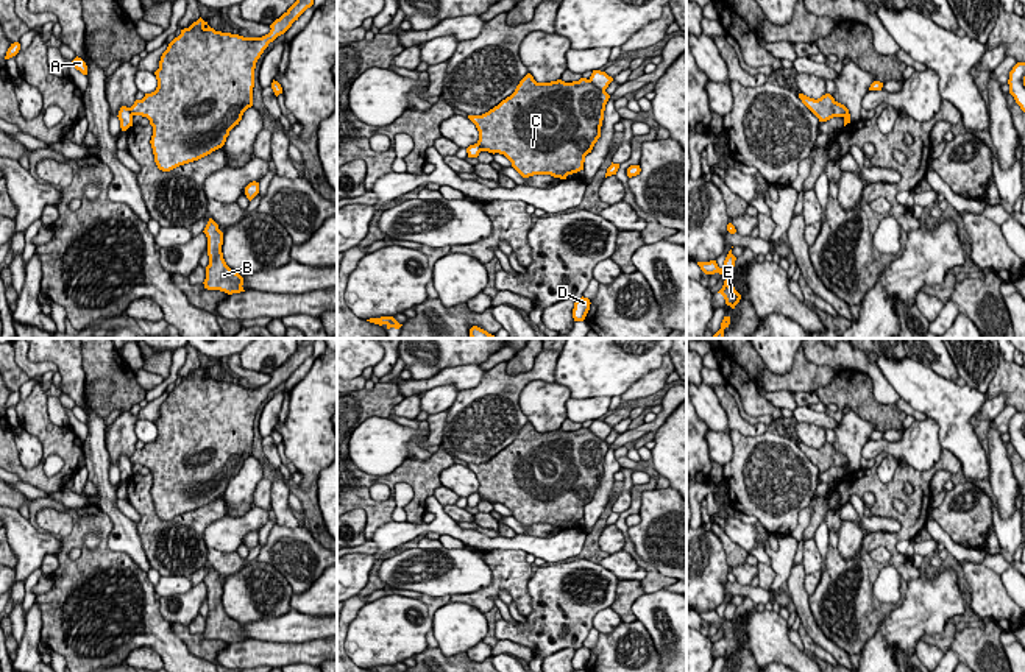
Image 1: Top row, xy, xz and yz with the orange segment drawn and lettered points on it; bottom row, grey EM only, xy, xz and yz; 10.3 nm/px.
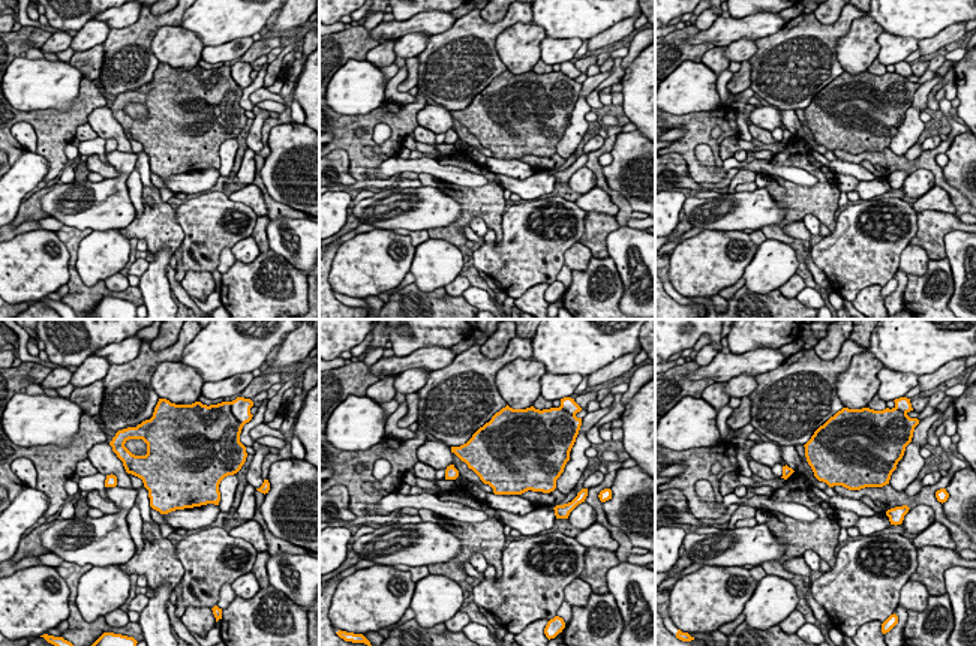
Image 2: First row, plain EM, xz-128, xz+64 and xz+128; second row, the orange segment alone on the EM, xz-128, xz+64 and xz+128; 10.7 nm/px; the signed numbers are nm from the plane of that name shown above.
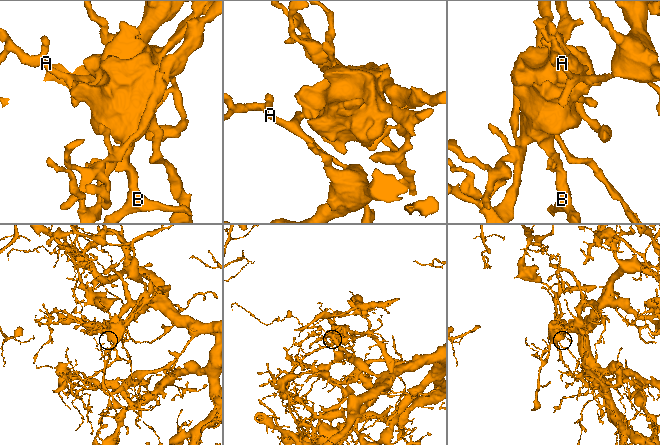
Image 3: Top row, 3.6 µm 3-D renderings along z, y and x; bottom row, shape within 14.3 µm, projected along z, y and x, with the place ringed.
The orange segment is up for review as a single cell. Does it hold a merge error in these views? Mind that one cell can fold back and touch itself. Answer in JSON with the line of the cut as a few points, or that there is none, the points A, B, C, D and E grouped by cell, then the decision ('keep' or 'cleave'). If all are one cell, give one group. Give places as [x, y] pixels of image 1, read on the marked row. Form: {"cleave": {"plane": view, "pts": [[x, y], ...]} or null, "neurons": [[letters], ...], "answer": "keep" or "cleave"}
{"cleave": {"plane": "xz", "pts": [[588, 80], [604, 91]]}, "neurons": [["A", "D"], ["B", "C", "E"]], "answer": "cleave"}

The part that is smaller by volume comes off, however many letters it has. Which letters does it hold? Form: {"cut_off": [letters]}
{"cut_off": ["B", "C", "E"]}

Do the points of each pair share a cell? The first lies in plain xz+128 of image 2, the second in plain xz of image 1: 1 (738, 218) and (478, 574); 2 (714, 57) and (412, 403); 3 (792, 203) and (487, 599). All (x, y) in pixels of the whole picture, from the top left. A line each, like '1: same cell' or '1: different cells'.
1: same cell
2: same cell
3: same cell

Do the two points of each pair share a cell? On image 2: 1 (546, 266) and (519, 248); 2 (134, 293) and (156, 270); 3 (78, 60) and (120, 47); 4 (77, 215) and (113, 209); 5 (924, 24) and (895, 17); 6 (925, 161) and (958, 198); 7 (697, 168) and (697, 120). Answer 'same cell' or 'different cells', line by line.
1: same cell
2: different cells
3: different cells
4: same cell
5: same cell
6: same cell
7: same cell

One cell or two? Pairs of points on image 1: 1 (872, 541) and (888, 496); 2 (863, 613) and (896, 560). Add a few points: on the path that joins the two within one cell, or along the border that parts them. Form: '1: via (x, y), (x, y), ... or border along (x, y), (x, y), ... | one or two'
1: via (888, 540), (902, 530), (902, 521), (893, 512) | one
2: via (863, 597), (863, 580), (880, 563) | one

